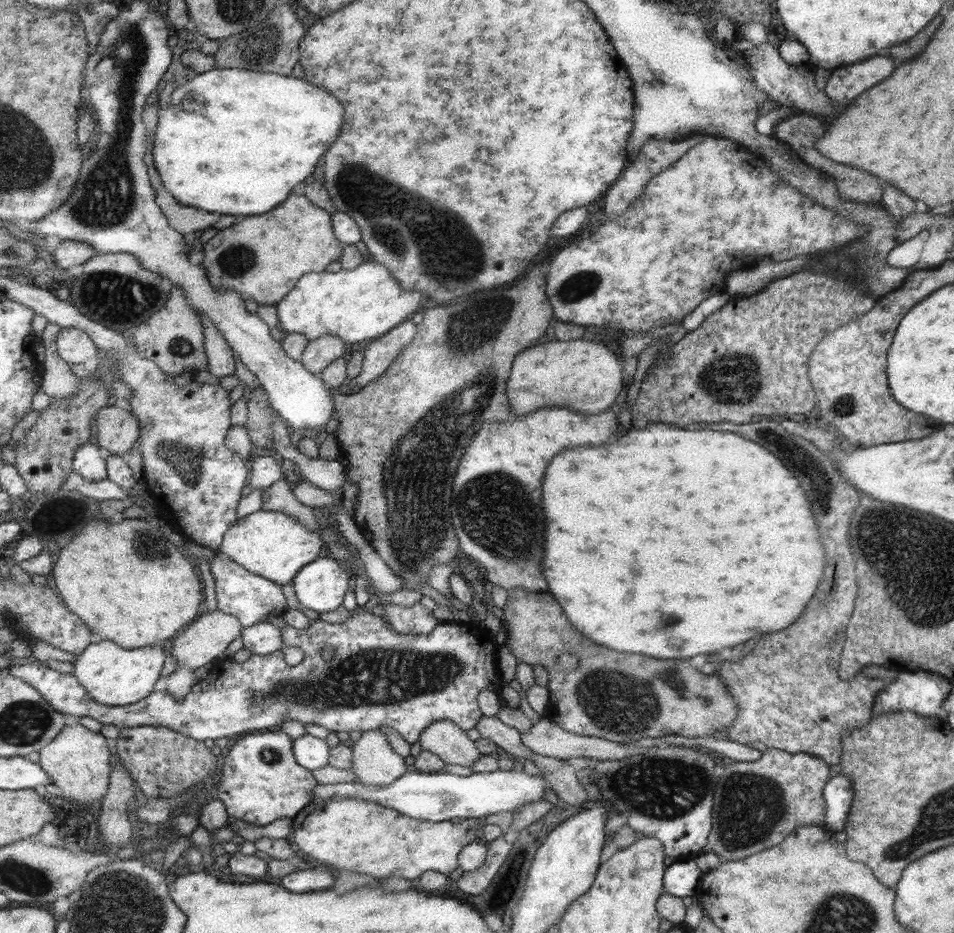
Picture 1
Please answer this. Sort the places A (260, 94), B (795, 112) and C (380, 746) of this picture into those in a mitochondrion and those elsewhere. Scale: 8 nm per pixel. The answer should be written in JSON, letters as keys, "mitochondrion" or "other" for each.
{"A":"other","B":"other","C":"other"}

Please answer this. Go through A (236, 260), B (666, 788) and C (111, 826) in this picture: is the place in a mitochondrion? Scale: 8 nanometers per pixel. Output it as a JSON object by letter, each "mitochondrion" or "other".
{"A":"mitochondrion","B":"mitochondrion","C":"other"}

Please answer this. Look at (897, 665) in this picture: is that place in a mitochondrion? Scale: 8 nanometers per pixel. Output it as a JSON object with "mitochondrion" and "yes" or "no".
{"mitochondrion":"no"}

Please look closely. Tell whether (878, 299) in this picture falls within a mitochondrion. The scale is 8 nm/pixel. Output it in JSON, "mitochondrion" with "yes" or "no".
{"mitochondrion":"no"}

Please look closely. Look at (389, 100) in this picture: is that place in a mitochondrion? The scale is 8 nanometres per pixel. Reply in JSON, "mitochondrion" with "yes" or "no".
{"mitochondrion":"no"}

